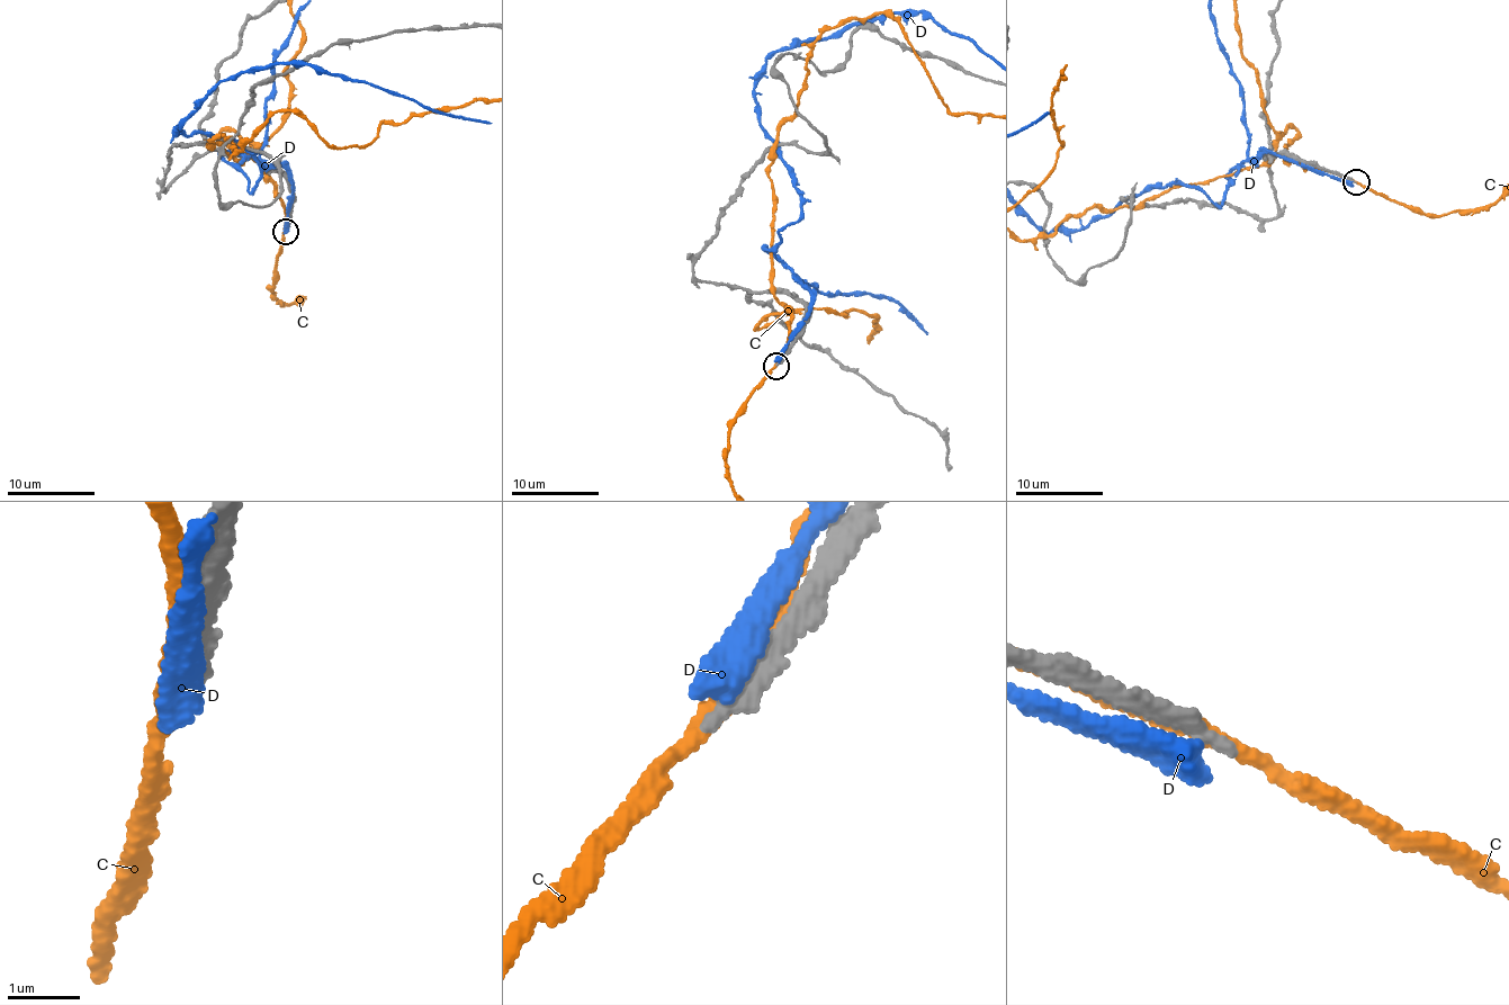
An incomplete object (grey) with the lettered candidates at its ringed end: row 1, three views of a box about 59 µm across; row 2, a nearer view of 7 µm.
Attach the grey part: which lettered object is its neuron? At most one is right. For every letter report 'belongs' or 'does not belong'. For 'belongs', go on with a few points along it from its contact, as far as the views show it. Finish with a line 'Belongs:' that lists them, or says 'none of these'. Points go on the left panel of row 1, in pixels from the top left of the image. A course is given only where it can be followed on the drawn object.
C: does not belong
D: does not belong
Belongs: none of these

